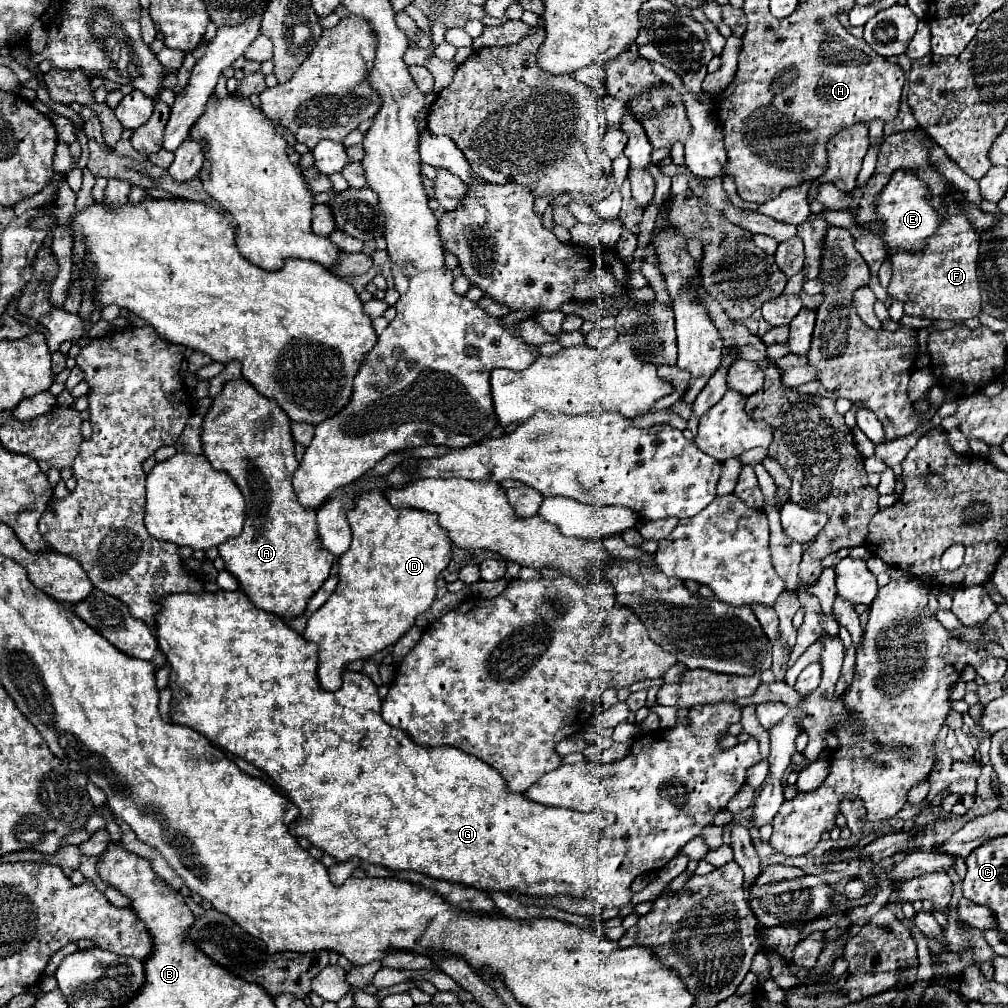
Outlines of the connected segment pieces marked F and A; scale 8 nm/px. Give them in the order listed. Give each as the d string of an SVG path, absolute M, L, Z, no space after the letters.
M963 214L951 216L941 224L921 254L895 252L889 256L893 264L893 278L887 288L889 296L903 302L905 314L927 320L969 320L979 316L981 292L977 280L977 252L979 234L969 226Z
M239 378L239 380L231 380L231 382L227 382L225 384L225 388L221 390L221 394L217 394L215 396L215 400L213 400L213 404L211 404L211 408L207 410L207 414L205 414L205 422L203 422L203 432L201 432L201 442L203 442L203 454L207 456L207 460L211 462L211 466L215 468L215 470L223 470L223 472L227 472L235 482L237 482L237 486L241 488L241 492L243 492L243 498L245 498L245 502L247 502L247 518L245 518L245 528L243 528L243 532L241 532L241 536L237 536L237 538L229 538L227 542L223 542L221 546L219 546L219 556L225 560L225 570L229 570L237 580L239 580L239 584L241 584L241 590L249 596L249 600L257 606L257 608L261 608L261 610L267 610L267 612L273 612L273 614L277 614L277 616L287 616L287 618L295 618L295 616L301 616L303 612L305 612L305 604L307 604L307 600L319 590L319 586L329 578L329 572L331 572L331 566L333 566L333 554L327 554L327 550L321 546L321 542L319 542L319 534L317 534L317 520L315 520L315 510L305 510L299 502L297 502L297 498L295 498L295 492L293 492L293 486L291 486L291 478L293 478L293 472L299 468L299 462L295 460L295 452L293 452L293 448L295 448L295 442L293 442L293 438L291 438L291 420L289 420L289 416L273 402L273 400L269 400L269 398L265 398L265 396L261 396L247 380L243 380L243 378Z

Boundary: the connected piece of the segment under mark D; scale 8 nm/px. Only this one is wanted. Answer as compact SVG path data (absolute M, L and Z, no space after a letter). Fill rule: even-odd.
M385 486L385 488L377 488L377 490L363 490L363 494L355 498L353 510L347 512L347 522L349 522L351 532L353 532L353 542L351 542L351 548L339 558L339 584L337 584L335 592L329 596L329 600L327 600L317 612L313 612L313 614L309 616L307 628L305 628L305 632L303 632L303 638L305 638L305 640L315 642L315 644L319 646L319 650L317 650L317 656L319 656L317 676L319 676L321 688L323 688L323 690L329 690L329 692L335 692L335 690L341 688L341 674L343 674L345 664L349 664L349 662L353 662L353 660L369 658L369 656L377 654L379 650L395 644L395 642L413 626L415 618L417 618L421 612L425 612L425 610L431 606L431 602L435 600L435 590L437 590L435 580L437 580L439 572L441 572L443 568L447 568L447 564L449 564L449 560L451 560L451 540L447 538L445 530L441 530L441 526L437 524L437 514L431 514L431 512L425 512L425 510L417 510L417 508L395 508L395 506L391 506L391 502L387 500L387 490L389 490L387 486Z

